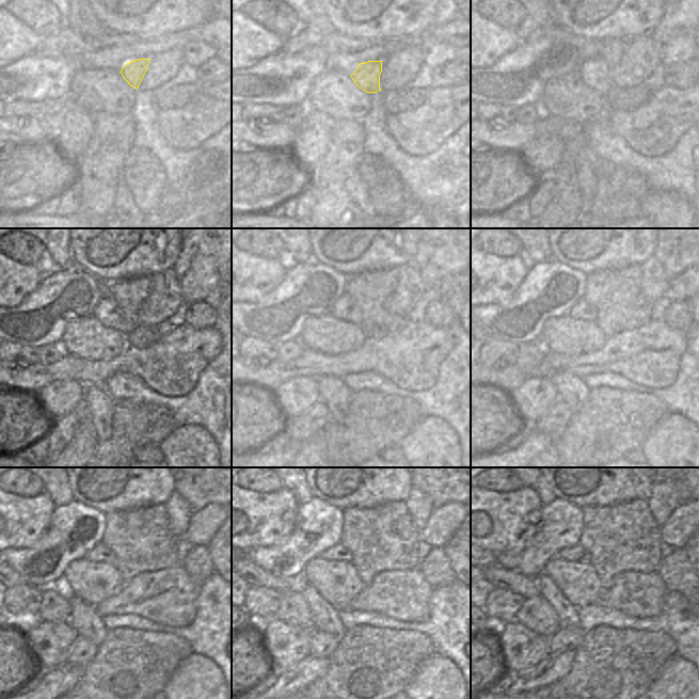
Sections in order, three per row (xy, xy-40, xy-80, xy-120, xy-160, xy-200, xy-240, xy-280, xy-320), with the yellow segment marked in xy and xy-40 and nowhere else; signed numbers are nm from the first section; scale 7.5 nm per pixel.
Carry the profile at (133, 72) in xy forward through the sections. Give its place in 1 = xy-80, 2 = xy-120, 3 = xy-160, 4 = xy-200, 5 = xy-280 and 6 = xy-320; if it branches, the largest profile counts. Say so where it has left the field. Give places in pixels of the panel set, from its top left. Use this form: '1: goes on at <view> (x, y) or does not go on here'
1: goes on at xy-80 (596, 73)
2: goes on at xy-120 (107, 312)
3: goes on at xy-160 (345, 308)
4: goes on at xy-200 (584, 311)
5: goes on at xy-280 (337, 552)
6: goes on at xy-320 (576, 553)

